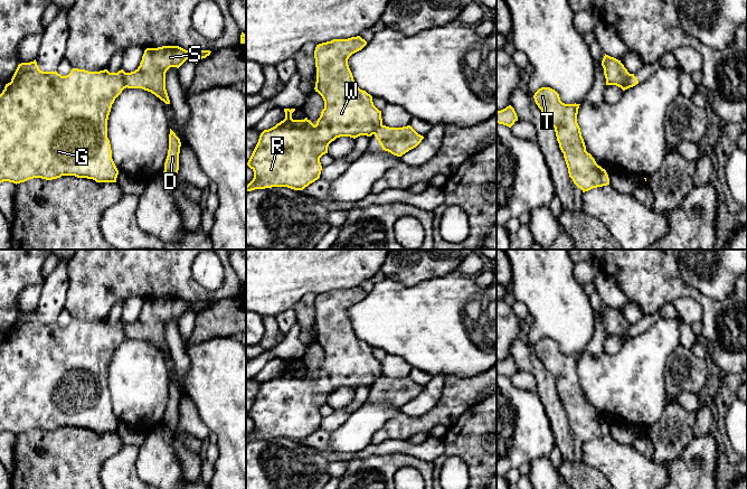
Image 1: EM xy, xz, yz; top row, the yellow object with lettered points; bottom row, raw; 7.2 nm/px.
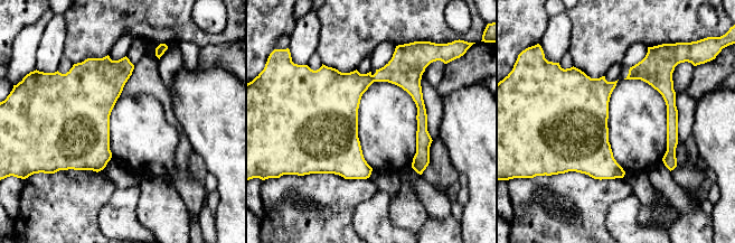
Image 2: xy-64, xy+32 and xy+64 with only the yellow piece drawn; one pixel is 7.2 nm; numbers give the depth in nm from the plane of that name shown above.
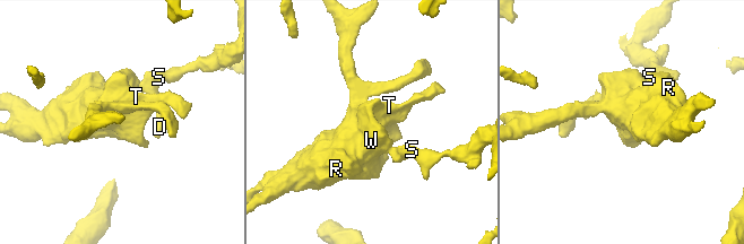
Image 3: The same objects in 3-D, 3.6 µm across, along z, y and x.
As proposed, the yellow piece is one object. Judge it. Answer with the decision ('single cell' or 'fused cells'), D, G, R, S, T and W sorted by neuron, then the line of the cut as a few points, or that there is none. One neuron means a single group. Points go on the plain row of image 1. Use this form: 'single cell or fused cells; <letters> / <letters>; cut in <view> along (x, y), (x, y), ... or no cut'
fused cells; D S / G R T W; cut in xy along (128, 323), (125, 326), (125, 337)

